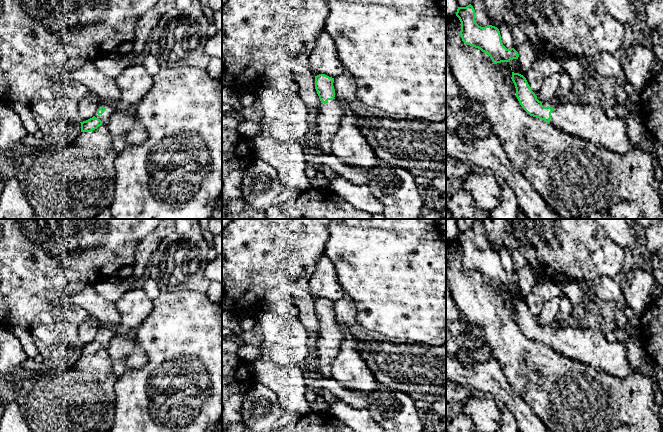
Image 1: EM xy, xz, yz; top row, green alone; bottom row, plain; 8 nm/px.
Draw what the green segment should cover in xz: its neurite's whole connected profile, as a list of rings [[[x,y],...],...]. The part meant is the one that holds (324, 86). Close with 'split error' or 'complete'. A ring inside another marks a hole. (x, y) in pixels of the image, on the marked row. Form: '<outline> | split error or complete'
[[[325,74],[315,76],[315,88],[320,99],[314,111],[317,138],[322,154],[331,153],[331,140],[335,136],[343,114],[341,105],[335,98],[334,78]]] | split error

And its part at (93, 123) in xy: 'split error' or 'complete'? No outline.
split error

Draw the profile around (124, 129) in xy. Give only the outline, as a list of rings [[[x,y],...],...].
[[[114,107],[107,125],[113,142],[114,149],[119,153],[126,145],[138,142],[148,137],[148,132],[138,124],[135,119],[135,108],[119,110]]]

